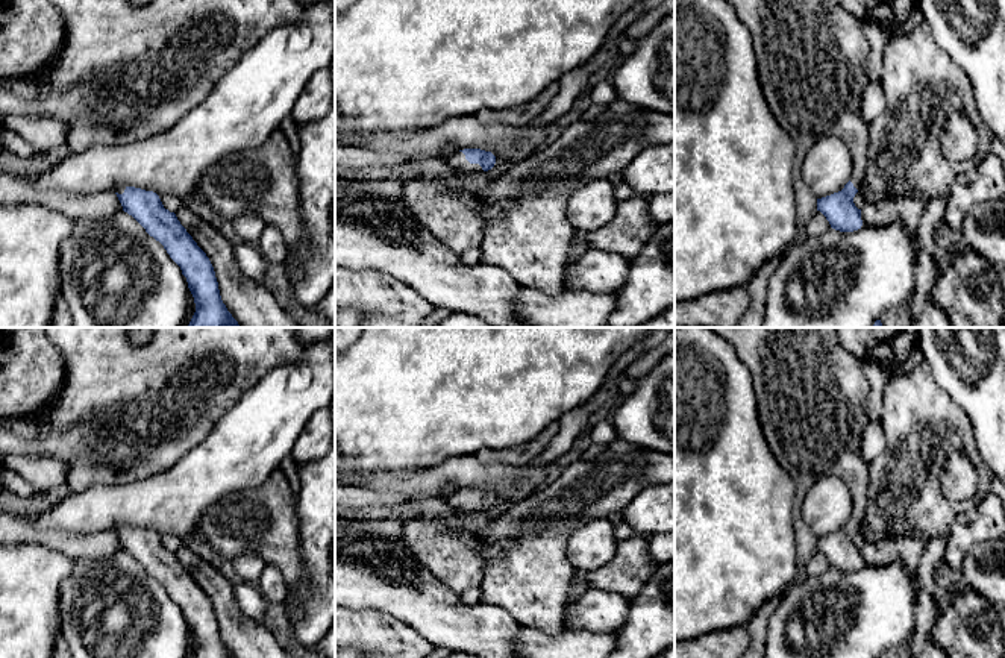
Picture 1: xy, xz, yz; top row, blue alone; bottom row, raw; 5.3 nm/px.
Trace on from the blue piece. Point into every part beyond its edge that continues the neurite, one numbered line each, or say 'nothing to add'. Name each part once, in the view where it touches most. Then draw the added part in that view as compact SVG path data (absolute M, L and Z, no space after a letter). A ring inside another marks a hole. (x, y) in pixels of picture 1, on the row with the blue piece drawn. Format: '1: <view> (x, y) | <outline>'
1: xz (458, 161) | M456 152L455 155L452 155L450 158L447 158L449 165L452 165L455 170L459 170L465 174L470 173L481 173L484 171L482 167L479 164L470 164L465 159L465 155L462 152Z

